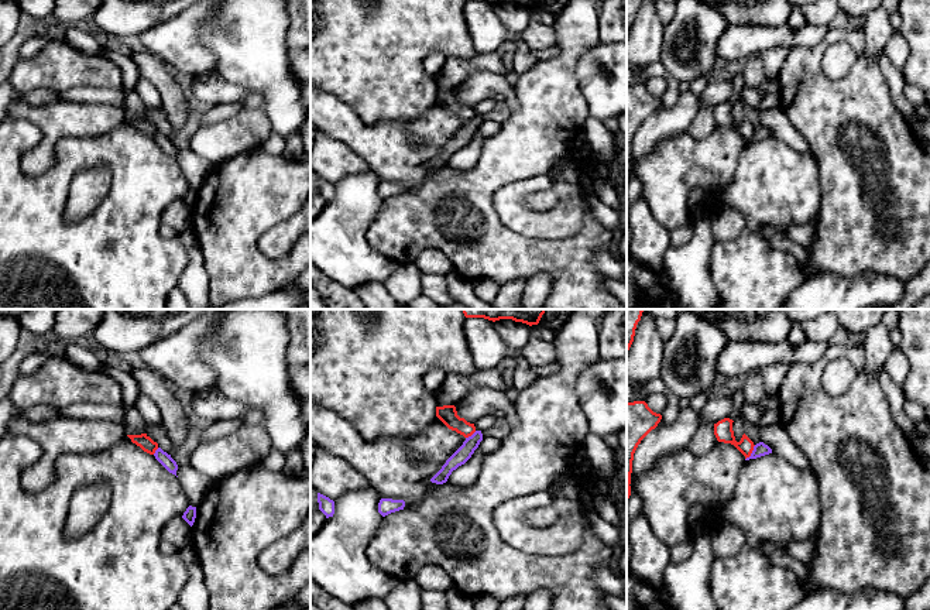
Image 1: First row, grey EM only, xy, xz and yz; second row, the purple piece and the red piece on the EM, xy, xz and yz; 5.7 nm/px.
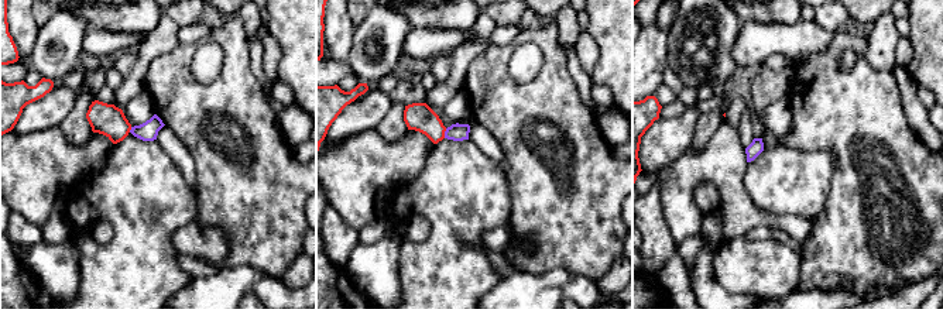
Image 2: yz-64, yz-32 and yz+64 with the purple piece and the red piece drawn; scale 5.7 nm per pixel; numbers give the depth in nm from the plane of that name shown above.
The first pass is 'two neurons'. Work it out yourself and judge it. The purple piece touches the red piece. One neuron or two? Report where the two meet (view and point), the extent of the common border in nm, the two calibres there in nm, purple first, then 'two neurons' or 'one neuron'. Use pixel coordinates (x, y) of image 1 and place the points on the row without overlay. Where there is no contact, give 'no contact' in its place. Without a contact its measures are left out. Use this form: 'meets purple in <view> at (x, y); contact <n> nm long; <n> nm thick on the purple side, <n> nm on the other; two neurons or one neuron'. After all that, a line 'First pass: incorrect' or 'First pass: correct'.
meets purple in yz at (752, 136); contact 110 nm long; 80 nm thick on the purple side, 110 nm on the other; two neurons
First pass: correct

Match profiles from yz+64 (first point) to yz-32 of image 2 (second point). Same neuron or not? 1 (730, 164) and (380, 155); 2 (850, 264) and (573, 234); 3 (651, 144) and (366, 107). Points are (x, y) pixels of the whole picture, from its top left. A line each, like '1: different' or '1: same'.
1: same
2: same
3: same

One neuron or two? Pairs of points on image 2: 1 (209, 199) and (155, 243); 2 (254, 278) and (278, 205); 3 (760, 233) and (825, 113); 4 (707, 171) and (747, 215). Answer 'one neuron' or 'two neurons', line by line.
1: two neurons
2: two neurons
3: two neurons
4: one neuron

